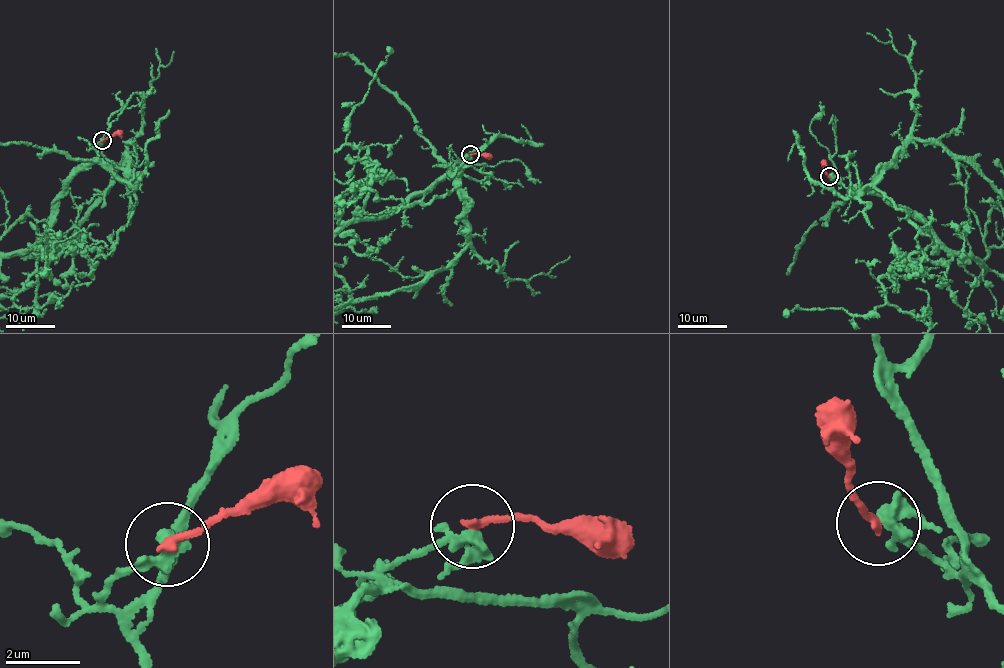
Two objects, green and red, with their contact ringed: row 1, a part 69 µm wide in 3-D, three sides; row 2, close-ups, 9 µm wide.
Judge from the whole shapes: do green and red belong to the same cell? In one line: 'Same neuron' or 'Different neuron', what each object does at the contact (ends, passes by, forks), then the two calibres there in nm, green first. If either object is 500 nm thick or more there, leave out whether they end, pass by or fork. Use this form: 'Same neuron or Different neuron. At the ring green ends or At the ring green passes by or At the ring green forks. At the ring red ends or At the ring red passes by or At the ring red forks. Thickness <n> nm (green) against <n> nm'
Different neuron. At the ring green passes by. At the ring red ends. Thickness 320 nm (green) against 220 nm

